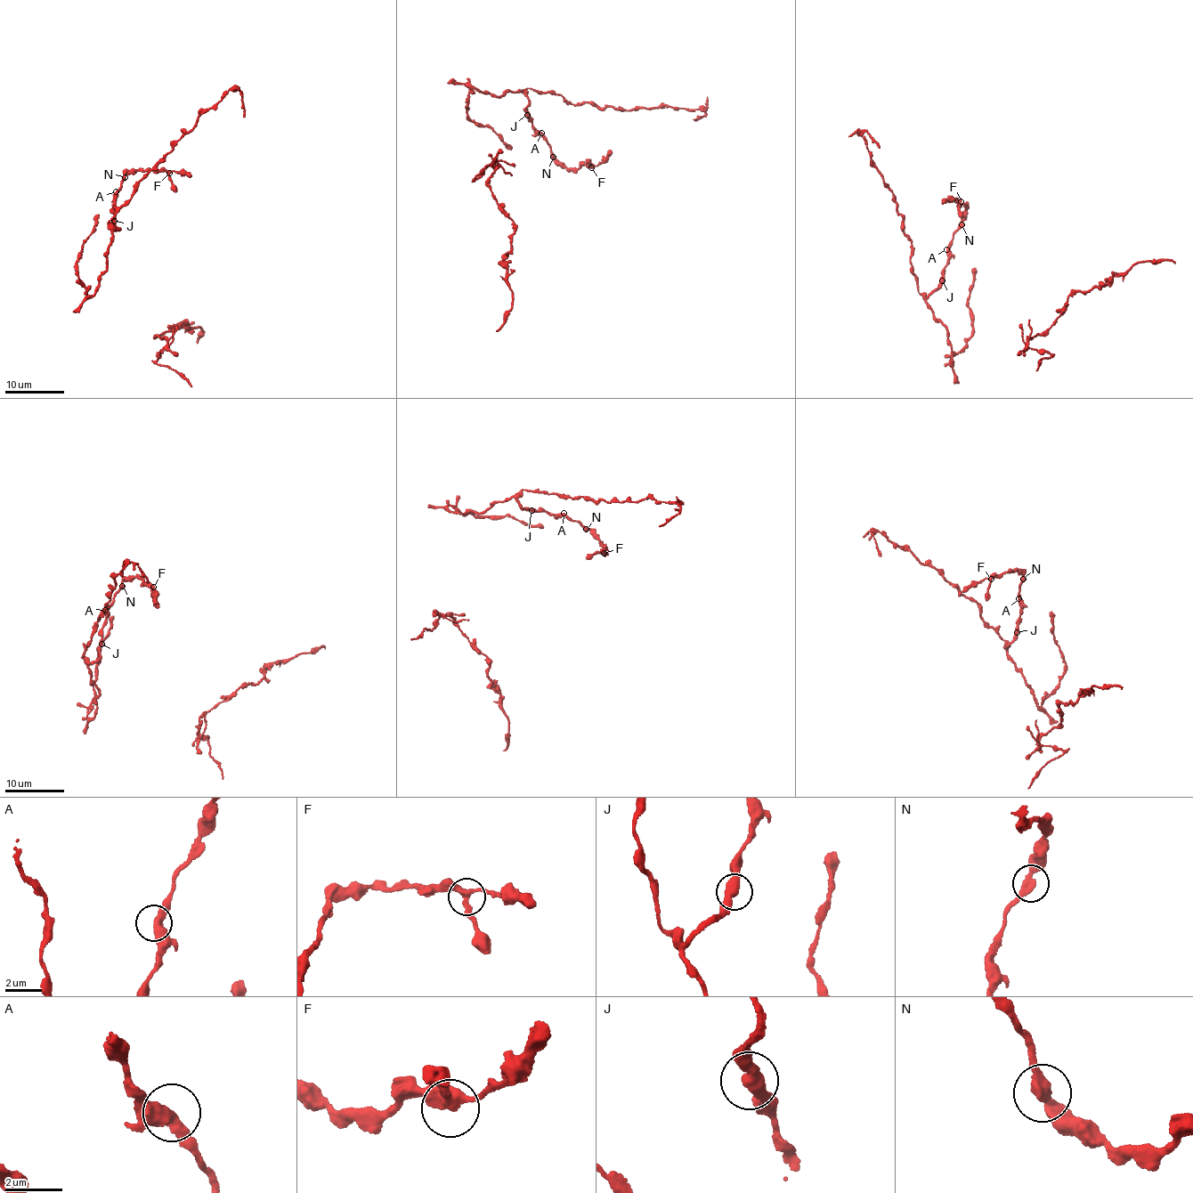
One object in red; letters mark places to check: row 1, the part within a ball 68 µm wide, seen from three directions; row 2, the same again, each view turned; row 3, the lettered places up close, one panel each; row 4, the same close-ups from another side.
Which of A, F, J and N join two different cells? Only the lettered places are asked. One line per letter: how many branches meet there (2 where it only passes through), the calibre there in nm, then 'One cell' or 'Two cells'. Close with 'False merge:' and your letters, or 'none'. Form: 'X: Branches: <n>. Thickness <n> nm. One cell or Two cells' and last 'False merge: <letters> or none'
A: Branches: 2. Thickness 440 nm. One cell
F: Branches: 3. Thickness 320 nm. One cell
J: Branches: 2. Thickness 400 nm. One cell
N: Branches: 2. Thickness 360 nm. One cell
False merge: none

